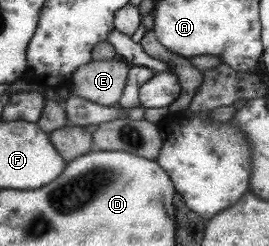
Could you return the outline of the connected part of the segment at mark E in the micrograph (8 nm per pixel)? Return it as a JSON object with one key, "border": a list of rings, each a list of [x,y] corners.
{"border":[[[120,58],[108,61],[92,60],[74,72],[68,83],[69,89],[72,94],[100,106],[118,107],[130,67],[131,64]]]}

